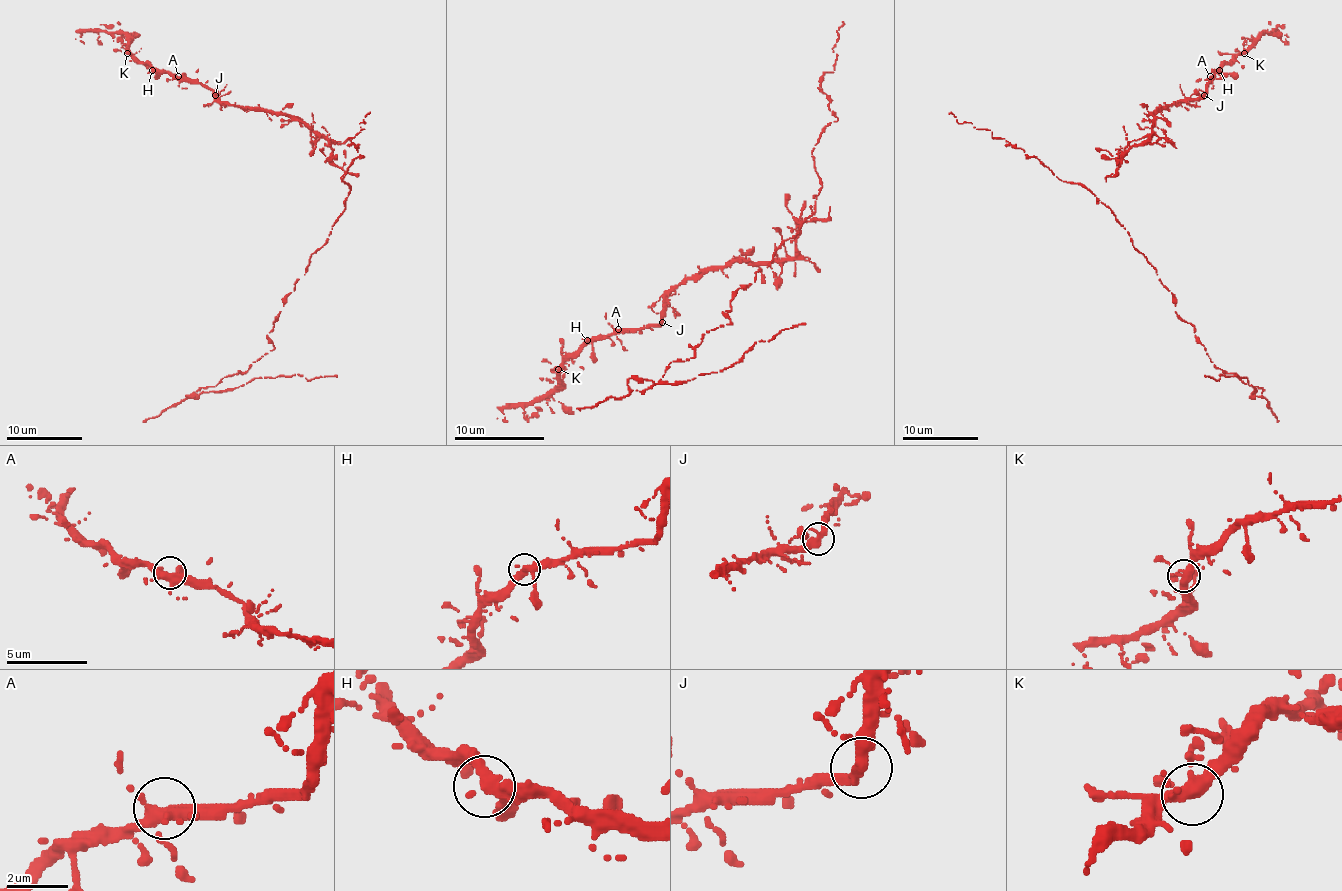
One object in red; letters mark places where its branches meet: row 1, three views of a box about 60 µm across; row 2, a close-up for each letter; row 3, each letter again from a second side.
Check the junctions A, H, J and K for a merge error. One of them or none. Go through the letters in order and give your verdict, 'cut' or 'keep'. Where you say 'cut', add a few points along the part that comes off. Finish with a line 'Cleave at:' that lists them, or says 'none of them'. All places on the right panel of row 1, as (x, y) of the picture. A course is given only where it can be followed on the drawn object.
A: keep
H: keep
J: keep
K: keep
Cleave at: none of them

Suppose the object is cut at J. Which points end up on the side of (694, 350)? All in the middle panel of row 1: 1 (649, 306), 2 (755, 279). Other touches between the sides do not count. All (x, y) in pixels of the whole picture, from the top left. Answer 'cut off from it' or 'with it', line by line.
1: cut off from it
2: with it

